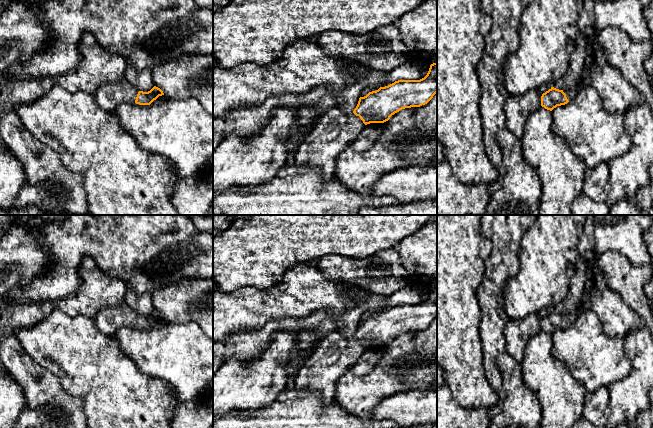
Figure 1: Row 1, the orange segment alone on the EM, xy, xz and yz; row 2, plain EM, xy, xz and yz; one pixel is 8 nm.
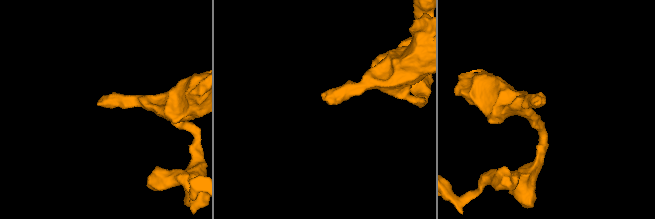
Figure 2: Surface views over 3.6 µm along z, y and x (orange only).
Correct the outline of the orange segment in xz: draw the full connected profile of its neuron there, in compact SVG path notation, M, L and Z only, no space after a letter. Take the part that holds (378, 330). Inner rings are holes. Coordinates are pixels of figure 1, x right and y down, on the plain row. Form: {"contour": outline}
{"contour": "M437 287L420 304L398 304L360 321L351 338L328 334L305 360L295 376L294 388L319 393L324 404L334 400L339 378L370 347L384 347L405 332L427 328L437 317Z"}

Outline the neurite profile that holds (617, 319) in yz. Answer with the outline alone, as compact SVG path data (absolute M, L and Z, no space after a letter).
M587 261L586 283L581 300L588 310L598 316L608 337L625 338L644 324L622 297L607 286L596 261Z

